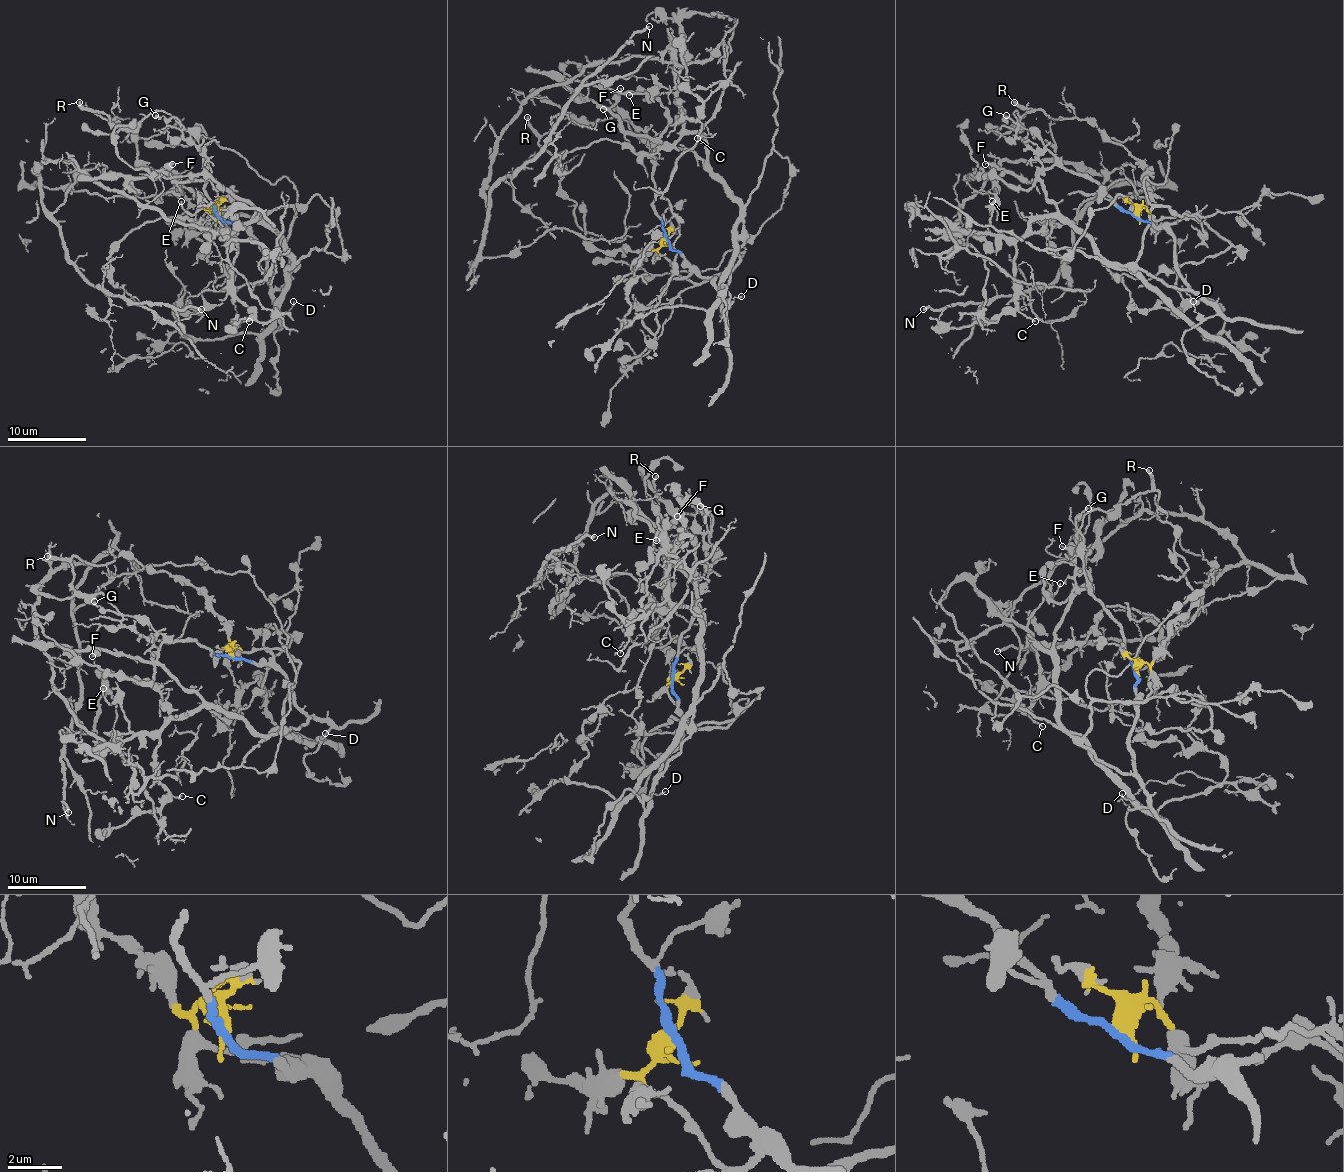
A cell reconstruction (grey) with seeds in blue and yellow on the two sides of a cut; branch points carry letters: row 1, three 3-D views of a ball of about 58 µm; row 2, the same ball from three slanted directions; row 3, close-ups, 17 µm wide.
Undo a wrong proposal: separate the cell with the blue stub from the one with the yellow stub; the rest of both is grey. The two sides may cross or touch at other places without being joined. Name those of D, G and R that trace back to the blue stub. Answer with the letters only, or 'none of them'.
D, G

